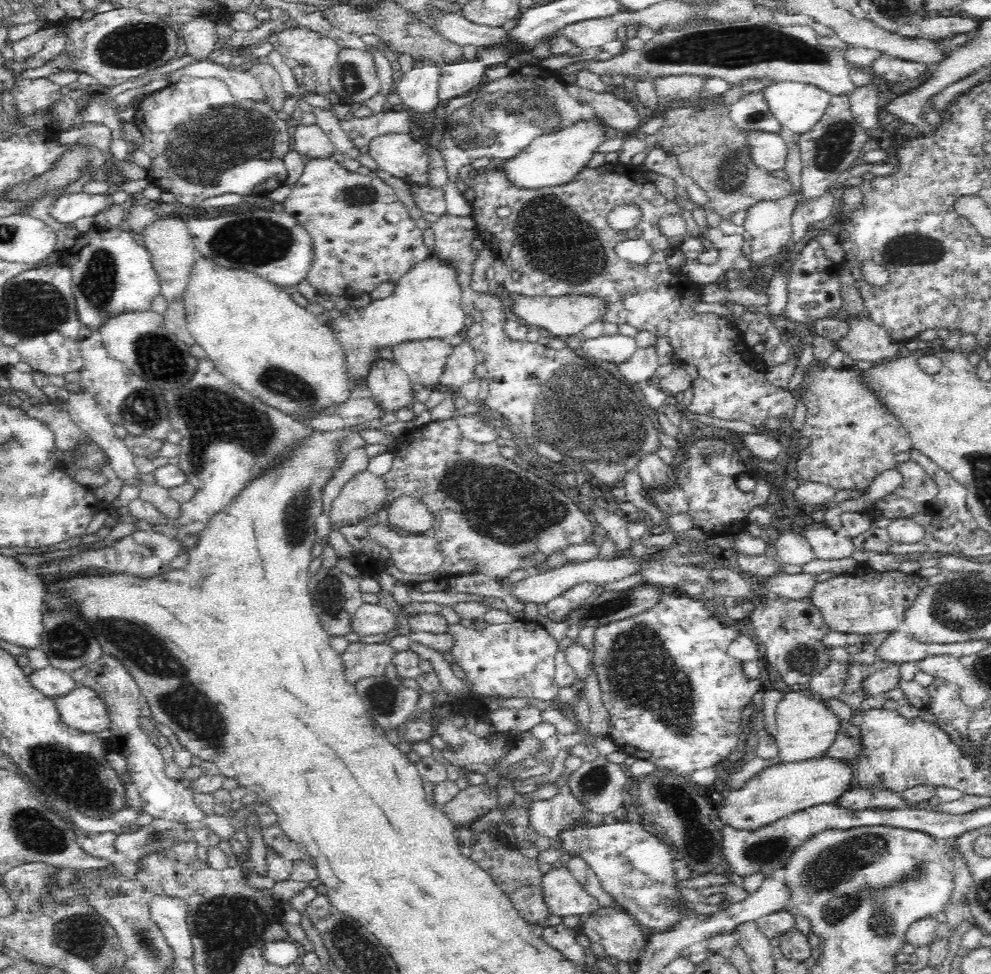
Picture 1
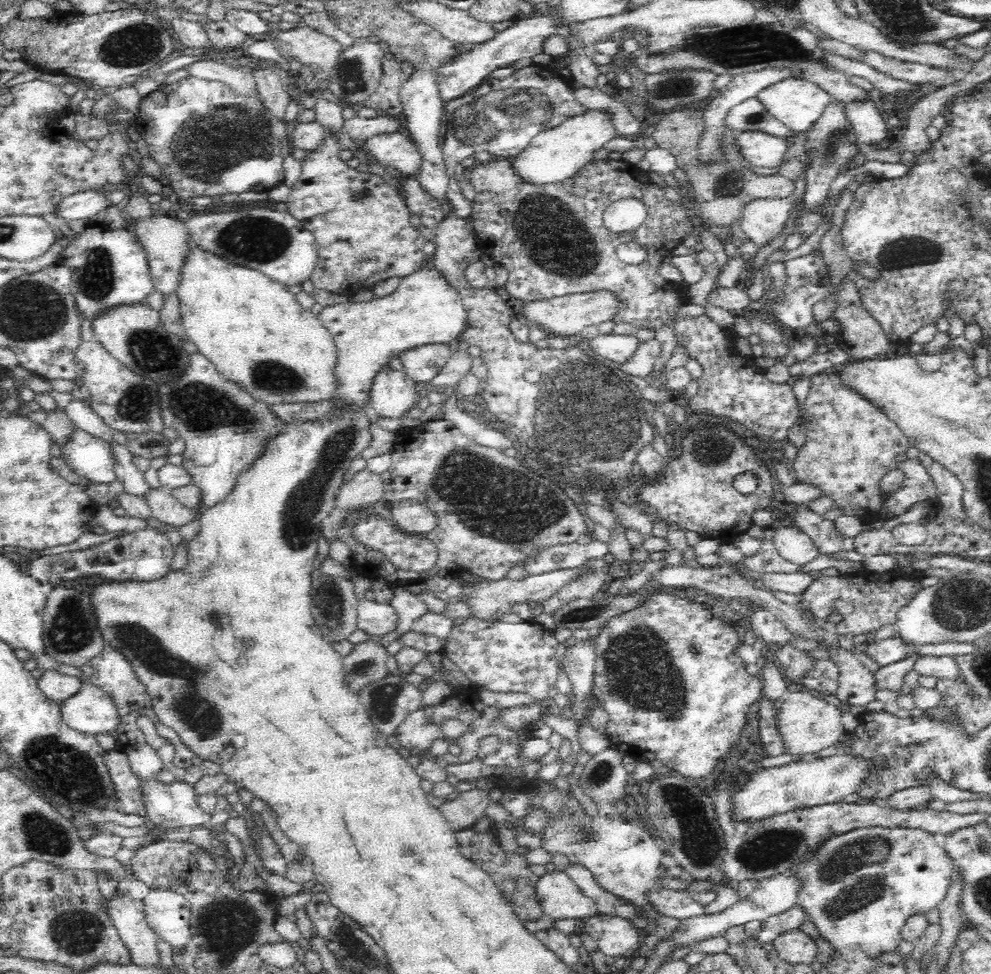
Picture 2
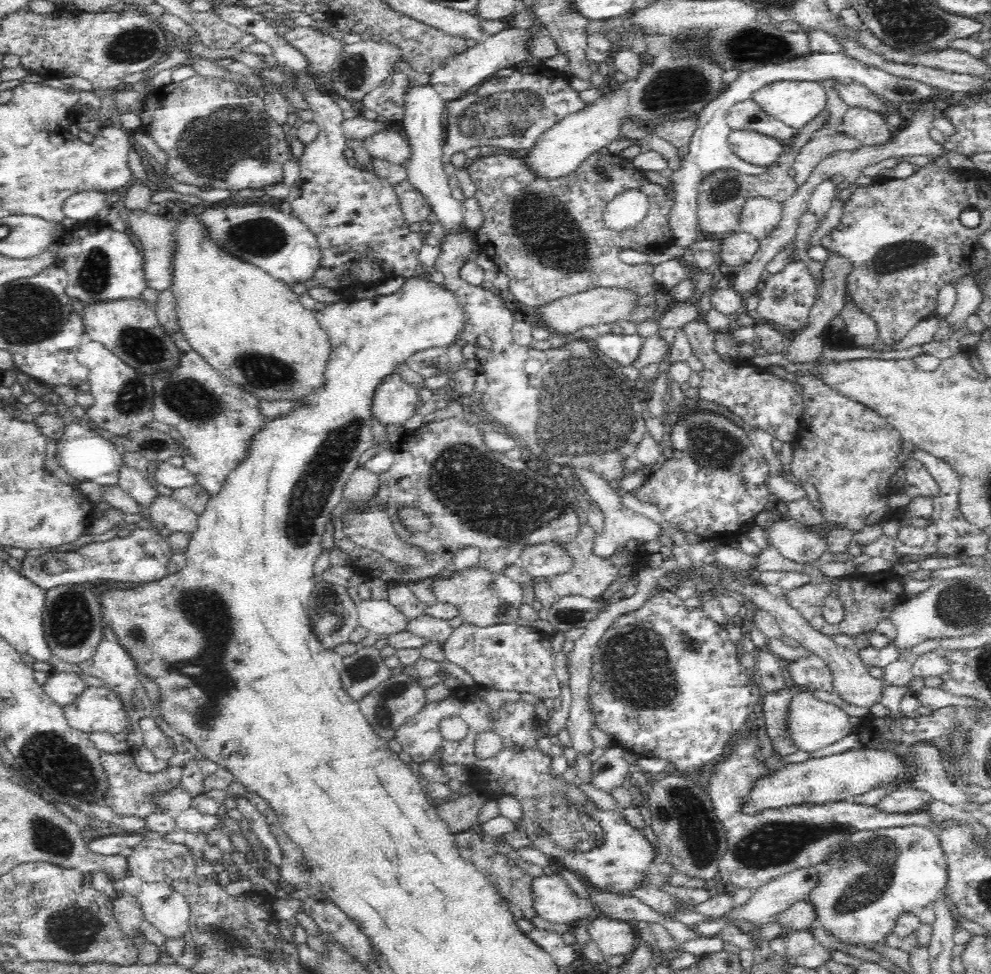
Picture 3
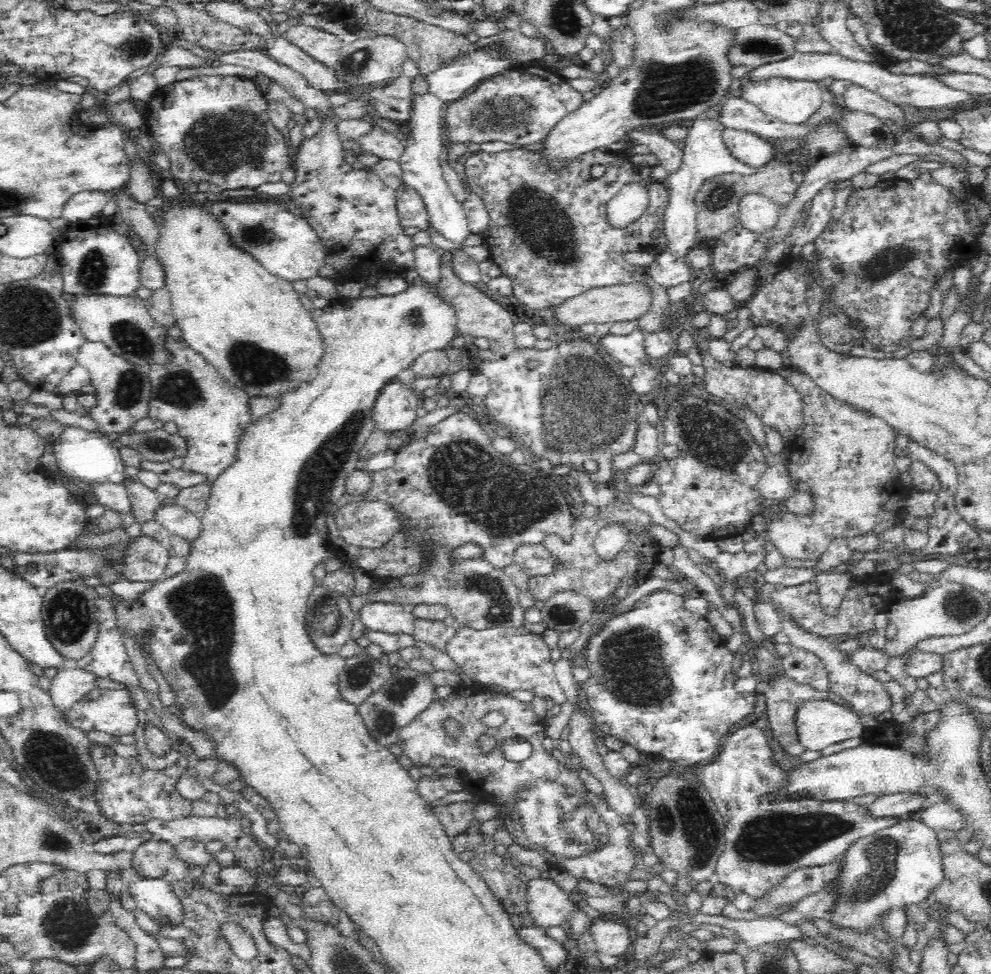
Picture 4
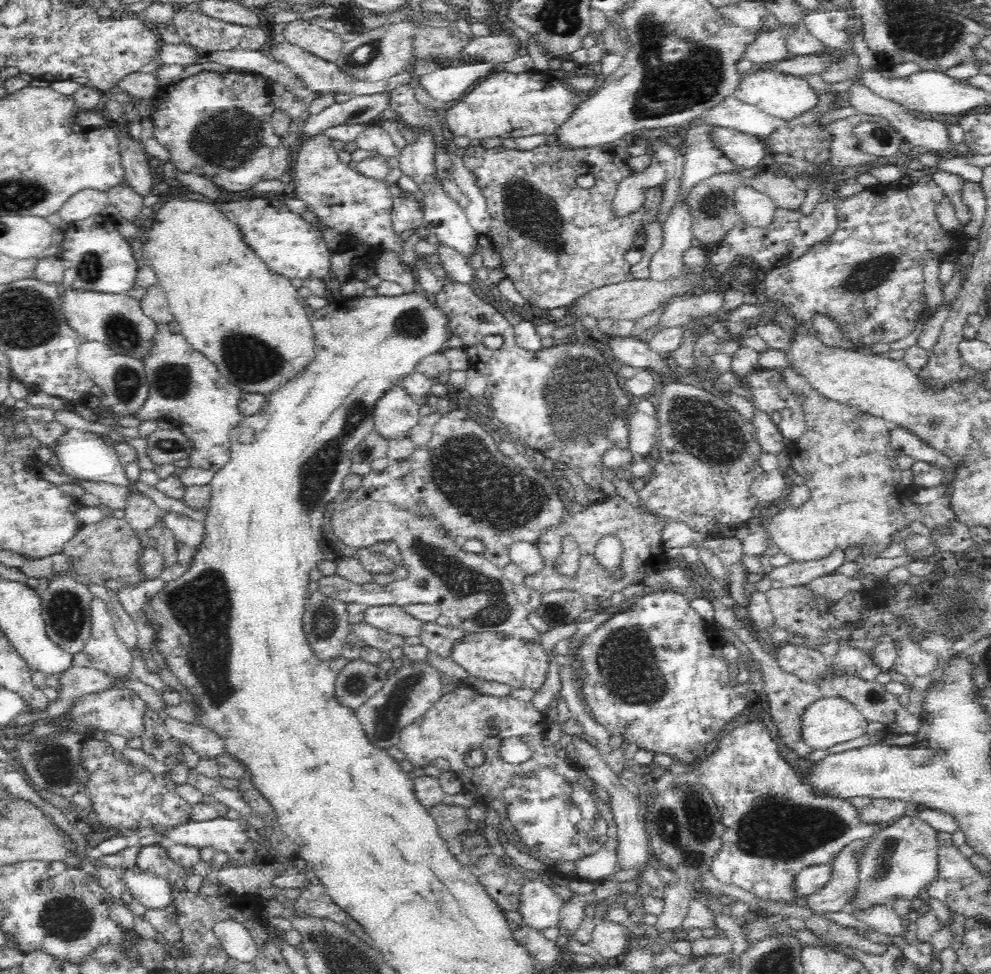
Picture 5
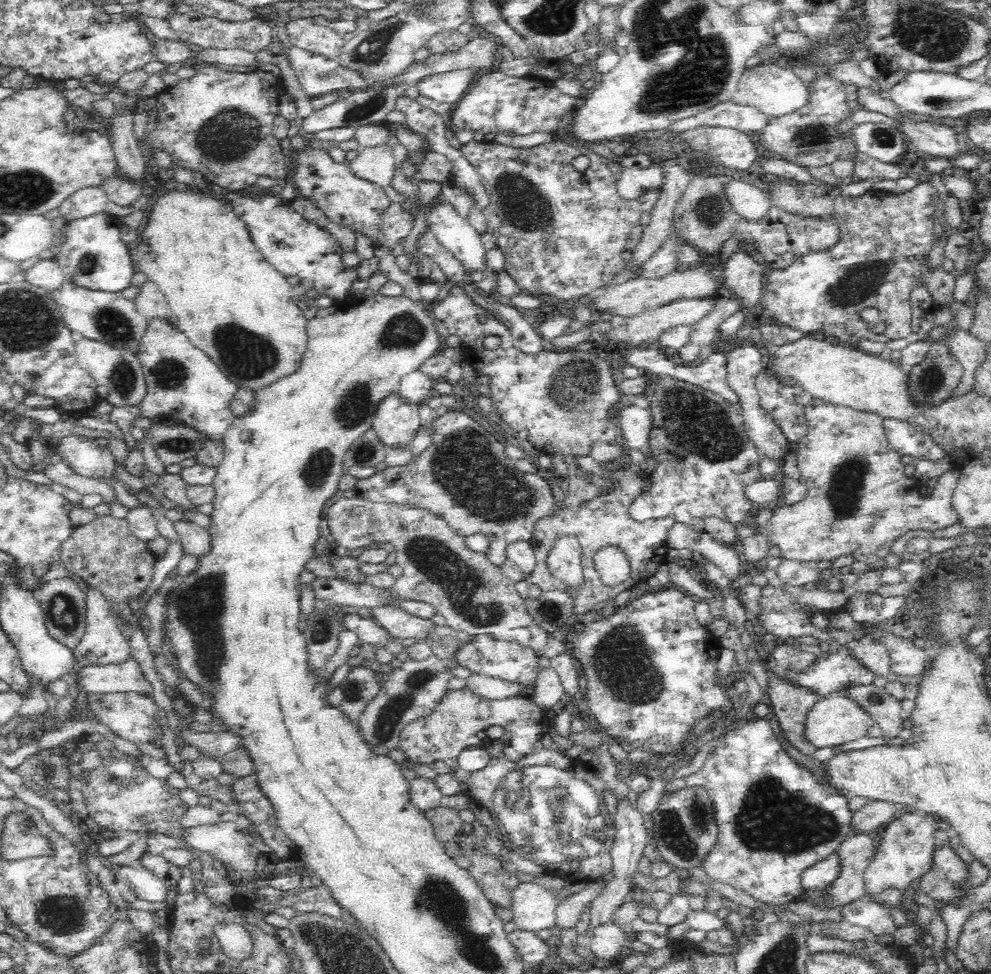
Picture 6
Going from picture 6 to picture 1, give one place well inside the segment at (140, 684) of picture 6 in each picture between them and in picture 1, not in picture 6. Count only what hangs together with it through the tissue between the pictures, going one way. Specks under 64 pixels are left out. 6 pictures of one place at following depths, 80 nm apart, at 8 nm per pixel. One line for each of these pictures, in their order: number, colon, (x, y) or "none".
1: (54, 683)
2: (58, 687)
3: (63, 688)
4: (68, 686)
5: (77, 681)

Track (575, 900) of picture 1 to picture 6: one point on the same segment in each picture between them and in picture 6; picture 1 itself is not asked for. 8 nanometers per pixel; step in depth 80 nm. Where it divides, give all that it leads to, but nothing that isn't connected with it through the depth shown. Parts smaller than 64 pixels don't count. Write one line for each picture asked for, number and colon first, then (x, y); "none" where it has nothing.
2: (559, 896)
3: (554, 900)
4: (548, 905)
5: (539, 904)
6: (533, 908)

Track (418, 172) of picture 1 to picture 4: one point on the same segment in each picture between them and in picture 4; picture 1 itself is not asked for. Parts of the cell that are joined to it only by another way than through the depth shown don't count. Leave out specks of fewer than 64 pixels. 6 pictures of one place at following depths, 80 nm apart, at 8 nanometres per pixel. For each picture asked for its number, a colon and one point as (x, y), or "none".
2: (394, 150)
3: (384, 144)
4: (383, 144)

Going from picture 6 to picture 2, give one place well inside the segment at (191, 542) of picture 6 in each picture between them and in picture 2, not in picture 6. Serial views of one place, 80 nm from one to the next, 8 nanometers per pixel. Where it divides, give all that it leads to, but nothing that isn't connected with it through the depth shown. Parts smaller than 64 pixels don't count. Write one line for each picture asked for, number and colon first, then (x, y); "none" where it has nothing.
2: (166, 509)
3: (168, 515)
4: (178, 521)
5: (189, 532)

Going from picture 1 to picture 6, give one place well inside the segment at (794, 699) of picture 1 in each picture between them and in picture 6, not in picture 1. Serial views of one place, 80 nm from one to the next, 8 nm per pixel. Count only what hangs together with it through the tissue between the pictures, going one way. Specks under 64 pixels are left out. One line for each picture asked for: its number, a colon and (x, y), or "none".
2: (808, 724)
3: (814, 724)
4: (819, 723)
5: (831, 720)
6: (838, 719)

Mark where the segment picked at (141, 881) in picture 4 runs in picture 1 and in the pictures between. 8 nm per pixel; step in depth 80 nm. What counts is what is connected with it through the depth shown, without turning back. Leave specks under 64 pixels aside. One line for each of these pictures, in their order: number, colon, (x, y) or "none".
1: (169, 913)
2: (168, 913)
3: (167, 910)

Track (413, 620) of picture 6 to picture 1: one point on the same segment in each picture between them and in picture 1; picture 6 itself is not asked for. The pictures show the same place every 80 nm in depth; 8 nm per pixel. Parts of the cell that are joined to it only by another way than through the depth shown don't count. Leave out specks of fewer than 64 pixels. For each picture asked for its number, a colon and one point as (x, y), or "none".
1: (370, 619)
2: (374, 618)
3: (380, 617)
4: (396, 619)
5: (393, 619)

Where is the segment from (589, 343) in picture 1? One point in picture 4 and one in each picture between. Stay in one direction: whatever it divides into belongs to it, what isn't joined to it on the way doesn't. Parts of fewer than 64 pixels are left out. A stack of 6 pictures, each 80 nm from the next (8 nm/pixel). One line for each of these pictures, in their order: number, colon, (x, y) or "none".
2: (620, 348)
3: (623, 349)
4: (629, 350)

